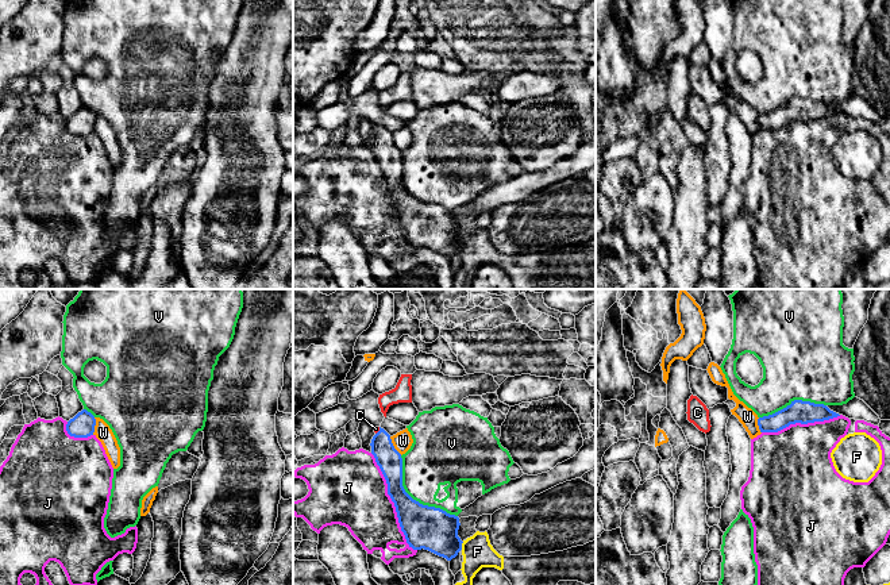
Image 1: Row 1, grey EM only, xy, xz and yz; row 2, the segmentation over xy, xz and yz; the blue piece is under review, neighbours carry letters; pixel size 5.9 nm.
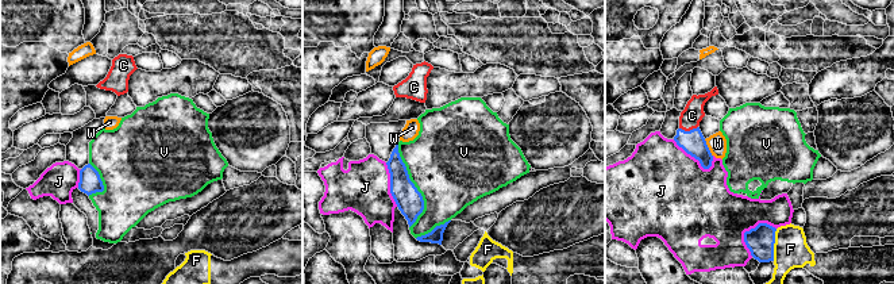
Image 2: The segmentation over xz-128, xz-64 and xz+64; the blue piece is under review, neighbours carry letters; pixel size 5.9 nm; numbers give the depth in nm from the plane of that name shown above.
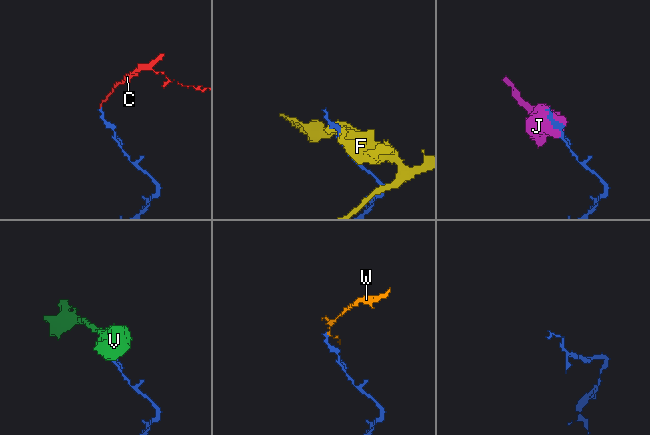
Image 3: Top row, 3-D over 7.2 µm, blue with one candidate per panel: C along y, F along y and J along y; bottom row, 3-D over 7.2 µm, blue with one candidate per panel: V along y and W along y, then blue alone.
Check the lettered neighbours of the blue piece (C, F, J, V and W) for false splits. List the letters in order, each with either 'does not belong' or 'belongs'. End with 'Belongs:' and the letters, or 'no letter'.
C: belongs
F: does not belong
J: does not belong
V: does not belong
W: does not belong
Belongs: C

